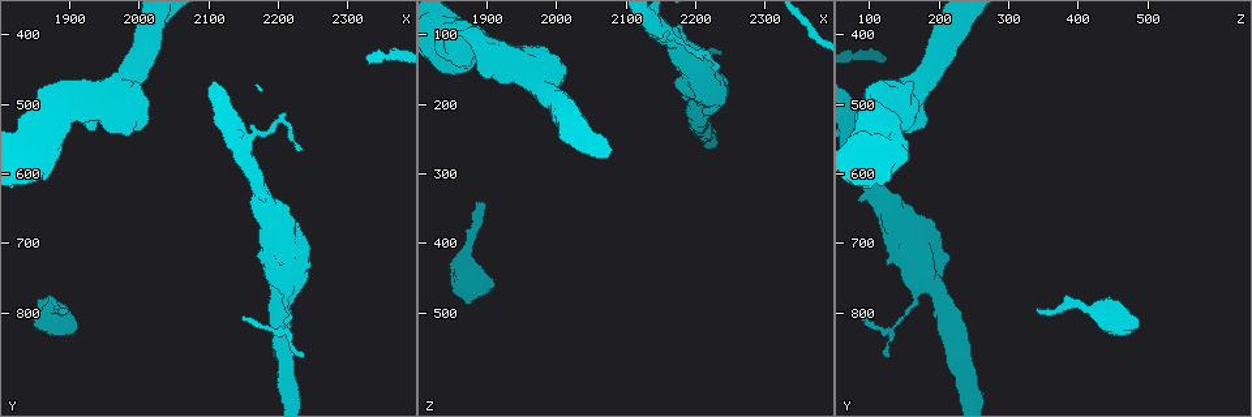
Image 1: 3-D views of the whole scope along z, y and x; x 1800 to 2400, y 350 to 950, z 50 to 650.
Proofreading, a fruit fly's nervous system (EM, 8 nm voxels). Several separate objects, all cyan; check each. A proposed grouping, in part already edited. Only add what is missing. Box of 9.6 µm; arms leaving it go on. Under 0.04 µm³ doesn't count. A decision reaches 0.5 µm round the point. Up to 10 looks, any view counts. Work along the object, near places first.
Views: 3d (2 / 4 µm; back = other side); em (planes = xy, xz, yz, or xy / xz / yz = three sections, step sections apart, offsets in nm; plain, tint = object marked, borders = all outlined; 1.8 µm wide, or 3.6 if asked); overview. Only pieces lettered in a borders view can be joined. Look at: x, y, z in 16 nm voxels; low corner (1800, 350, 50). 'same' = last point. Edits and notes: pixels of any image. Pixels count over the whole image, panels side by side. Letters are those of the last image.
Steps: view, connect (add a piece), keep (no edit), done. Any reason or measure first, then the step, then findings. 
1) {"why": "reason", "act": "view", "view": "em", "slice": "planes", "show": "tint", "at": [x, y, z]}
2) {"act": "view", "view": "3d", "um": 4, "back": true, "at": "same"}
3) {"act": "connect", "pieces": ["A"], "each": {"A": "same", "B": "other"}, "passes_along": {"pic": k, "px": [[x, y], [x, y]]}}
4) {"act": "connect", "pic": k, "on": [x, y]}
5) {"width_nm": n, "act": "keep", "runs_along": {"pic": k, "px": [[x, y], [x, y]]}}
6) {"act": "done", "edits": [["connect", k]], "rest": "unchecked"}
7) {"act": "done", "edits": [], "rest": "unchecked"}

{"why": "branch stops here", "act": "view", "view": "3d", "um": 4, "at": [1890, 795, 340]}

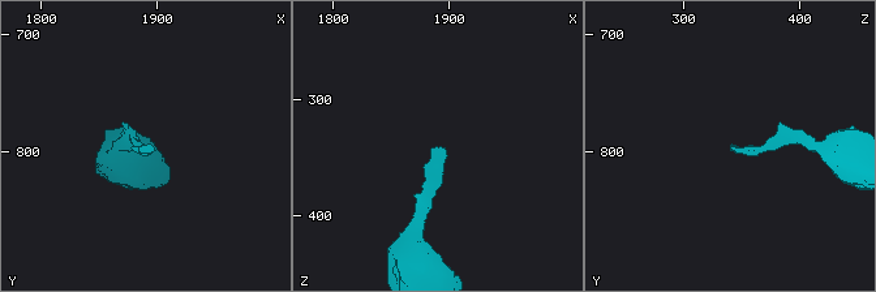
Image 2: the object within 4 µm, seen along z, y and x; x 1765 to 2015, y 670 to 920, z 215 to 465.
{"why": "now the EM", "act": "view", "view": "em", "um": 3.6, "slice": "xz", "step": 16, "show": "borders", "at": [1894, 796, 338]}

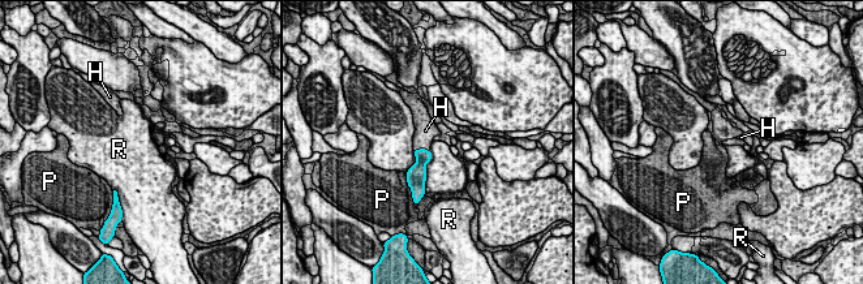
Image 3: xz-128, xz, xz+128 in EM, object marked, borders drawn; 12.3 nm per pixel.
{"width_nm": 180, "act": "connect", "pieces": ["H"], "each": {"H": "same", "P": "other", "R": "other"}, "passes_along": {"pic": 3, "px": [[419, 168], [421, 149], [425, 130]]}, "found": "the neuron continues"}

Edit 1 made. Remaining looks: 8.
{"act": "view", "view": "3d", "um": 4, "back": true, "at": [1870, 540, 110]}

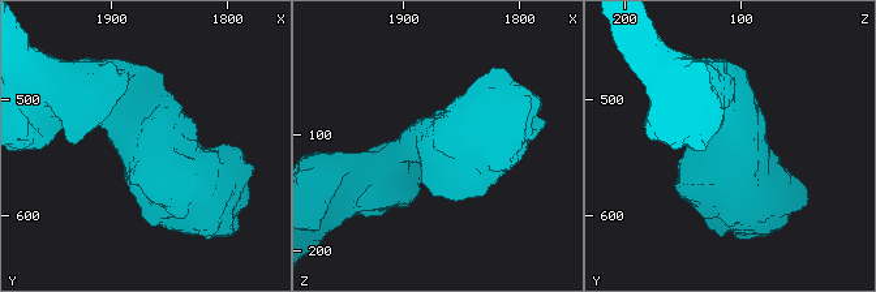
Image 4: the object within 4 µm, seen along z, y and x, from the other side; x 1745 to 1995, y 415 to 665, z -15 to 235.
{"why": "shape alone is not enough", "act": "view", "view": "em", "um": 3.6, "slice": "planes", "show": "borders", "at": [1874, 532, 110]}

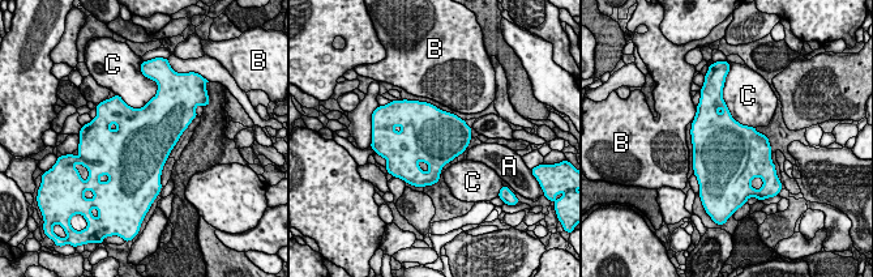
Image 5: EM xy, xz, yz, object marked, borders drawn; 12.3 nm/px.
{"width_nm": 800, "act": "keep", "each": {"A": "other", "B": "other", "C": "other"}, "border": {"pic": 5, "px": [[722, 97], [737, 122], [754, 128]]}, "found": "none of them fits"}

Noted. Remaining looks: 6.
{"why": "sharp bend", "act": "view", "view": "3d", "um": 2, "at": [2150, 555, 85]}

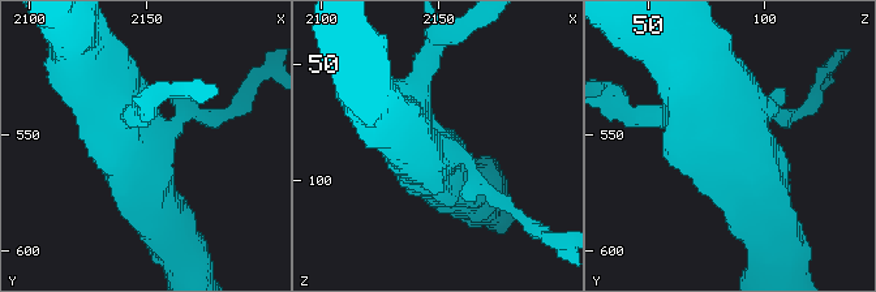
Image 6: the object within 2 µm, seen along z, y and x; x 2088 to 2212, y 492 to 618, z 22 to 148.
{"why": "now the EM", "act": "view", "view": "em", "slice": "xz", "step": 16, "show": "tint", "at": [2147, 556, 89]}

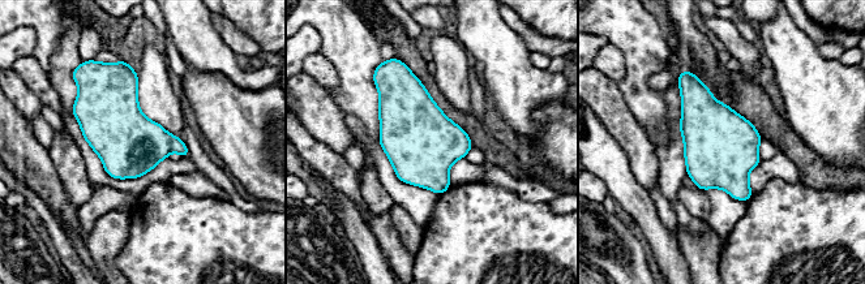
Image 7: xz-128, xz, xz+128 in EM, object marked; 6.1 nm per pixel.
{"why": "another direction", "act": "view", "view": "em", "slice": "planes", "show": "borders", "at": "same"}

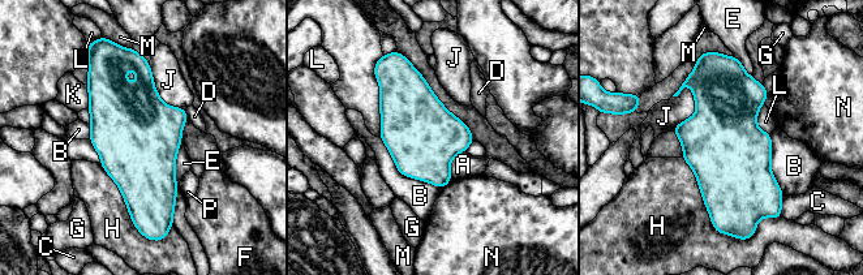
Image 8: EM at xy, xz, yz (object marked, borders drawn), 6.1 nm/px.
{"act": "keep", "each": {"A": "other", "B": "other", "C": "other", "D": "other", "E": "other", "F": "other", "G": "other", "H": "other", "J": "other", "K": "other", "L": "other", "M": "other", "N": "other", "P": "other"}, "border": {"pic": 8, "px": [[466, 150], [451, 160], [451, 177]]}, "found": "none of them fits"}

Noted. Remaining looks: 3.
{"why": "sudden change in width", "act": "view", "view": "em", "um": 3.6, "slice": "planes", "show": "borders", "at": [1990, 480, 150]}

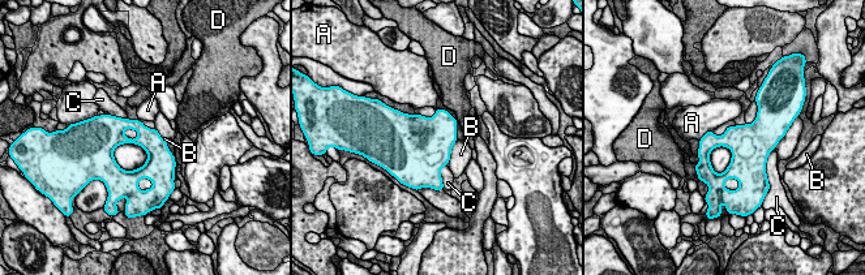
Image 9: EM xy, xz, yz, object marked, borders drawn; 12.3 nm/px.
{"width_nm": 300, "longest_contact_nm": ["B", 360], "act": "keep", "each": {"A": "other", "B": "other", "C": "other", "D": "other"}, "found": "no lettered piece goes on from it"}

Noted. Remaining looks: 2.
{"act": "done", "edits": [["connect", 3]], "rest": "unchecked"}

